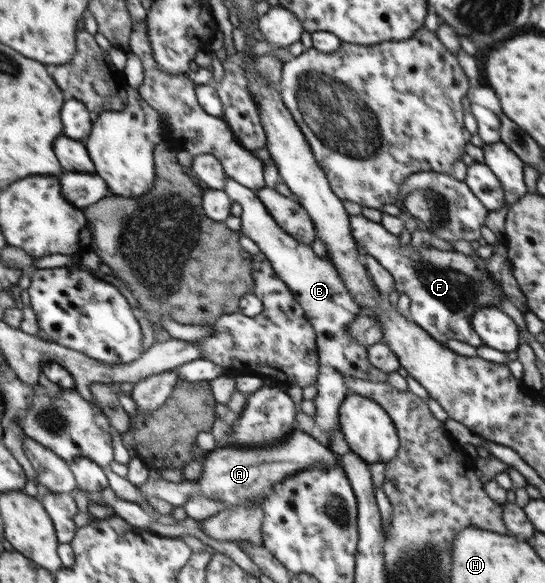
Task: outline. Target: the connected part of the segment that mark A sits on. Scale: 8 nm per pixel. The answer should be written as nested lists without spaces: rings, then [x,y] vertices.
[[[297,429],[279,445],[262,447],[225,447],[218,446],[215,451],[202,458],[202,474],[197,481],[173,483],[163,478],[147,479],[141,486],[136,486],[139,494],[145,499],[159,498],[175,507],[183,507],[193,496],[200,495],[209,499],[218,499],[227,506],[262,505],[267,494],[271,493],[274,484],[283,482],[287,476],[293,476],[309,468],[341,468],[340,460],[329,447],[322,446],[310,434]]]

